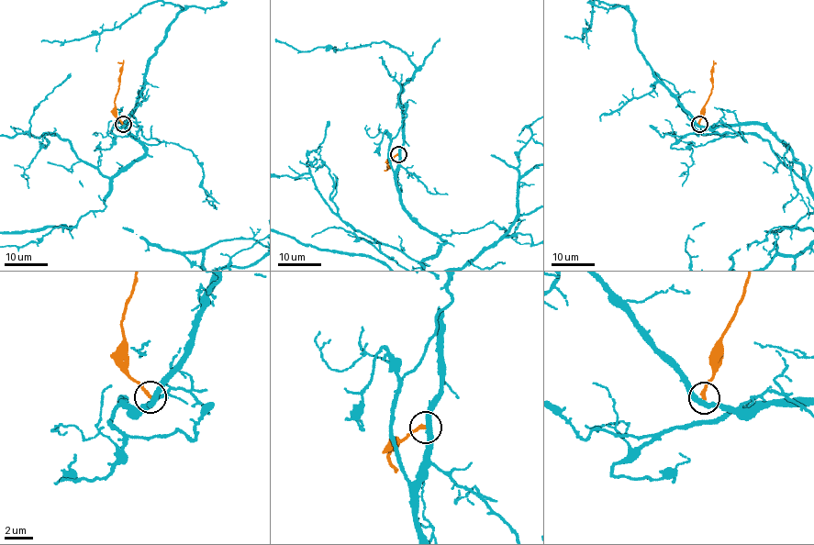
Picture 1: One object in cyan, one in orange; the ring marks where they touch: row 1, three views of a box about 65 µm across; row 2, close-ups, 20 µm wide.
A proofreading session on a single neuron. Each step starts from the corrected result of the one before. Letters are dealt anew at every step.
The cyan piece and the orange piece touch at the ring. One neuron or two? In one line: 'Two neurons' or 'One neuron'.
Two neurons

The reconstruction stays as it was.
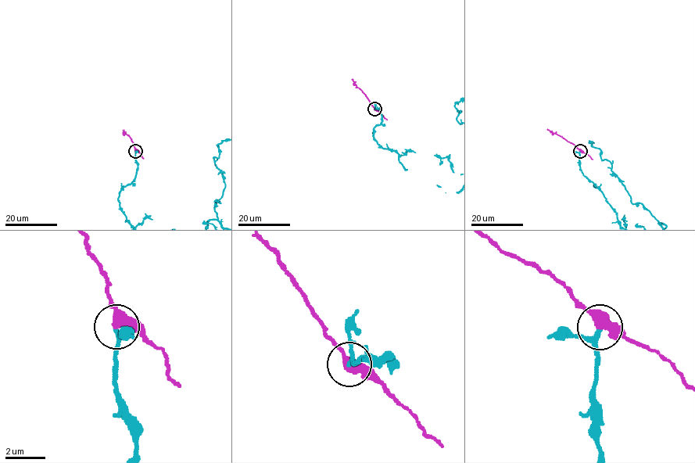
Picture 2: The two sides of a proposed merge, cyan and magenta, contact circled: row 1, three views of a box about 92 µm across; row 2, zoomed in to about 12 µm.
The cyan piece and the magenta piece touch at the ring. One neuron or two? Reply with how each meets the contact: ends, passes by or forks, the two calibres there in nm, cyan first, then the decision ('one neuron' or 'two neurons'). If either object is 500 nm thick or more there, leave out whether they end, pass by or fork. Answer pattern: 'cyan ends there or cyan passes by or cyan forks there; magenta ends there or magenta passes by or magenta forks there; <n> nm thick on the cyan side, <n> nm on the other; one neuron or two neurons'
cyan passes by; magenta passes by; 190 nm thick on the cyan side, 460 nm on the other; one neuron

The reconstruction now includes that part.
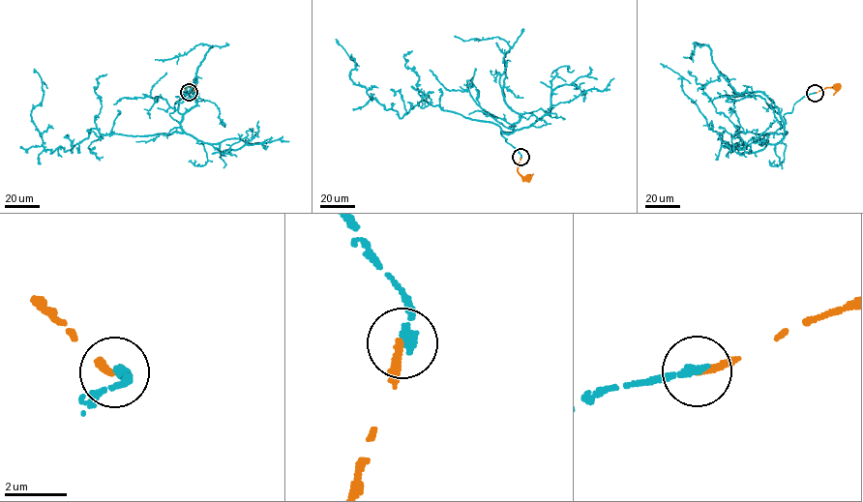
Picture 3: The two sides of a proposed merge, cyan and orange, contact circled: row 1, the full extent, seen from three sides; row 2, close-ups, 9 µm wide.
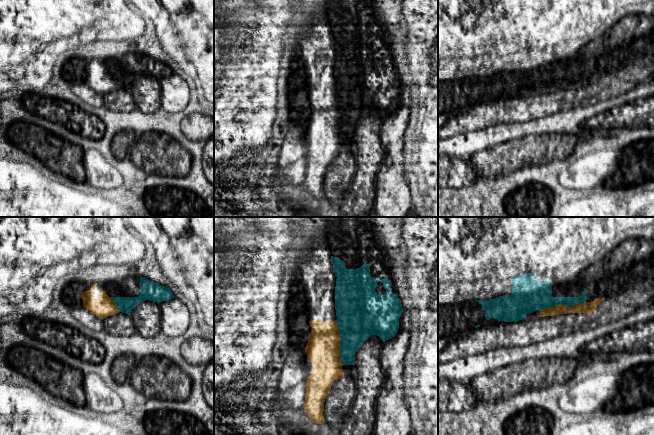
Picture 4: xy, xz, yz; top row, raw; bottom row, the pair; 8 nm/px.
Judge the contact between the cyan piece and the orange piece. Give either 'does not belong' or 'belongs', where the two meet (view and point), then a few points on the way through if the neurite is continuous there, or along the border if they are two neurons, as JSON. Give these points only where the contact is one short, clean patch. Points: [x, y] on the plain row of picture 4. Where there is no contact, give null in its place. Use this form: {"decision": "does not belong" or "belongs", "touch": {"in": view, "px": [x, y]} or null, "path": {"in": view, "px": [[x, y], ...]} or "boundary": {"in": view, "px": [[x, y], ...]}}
{"decision": "does not belong", "touch": {"in": "yz", "px": [562, 79]}}

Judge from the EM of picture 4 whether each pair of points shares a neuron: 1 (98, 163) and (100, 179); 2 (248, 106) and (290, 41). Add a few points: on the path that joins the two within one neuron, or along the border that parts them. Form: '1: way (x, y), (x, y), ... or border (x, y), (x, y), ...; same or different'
1: way (98, 167), (100, 175); same
2: border (282, 49), (283, 51); different

